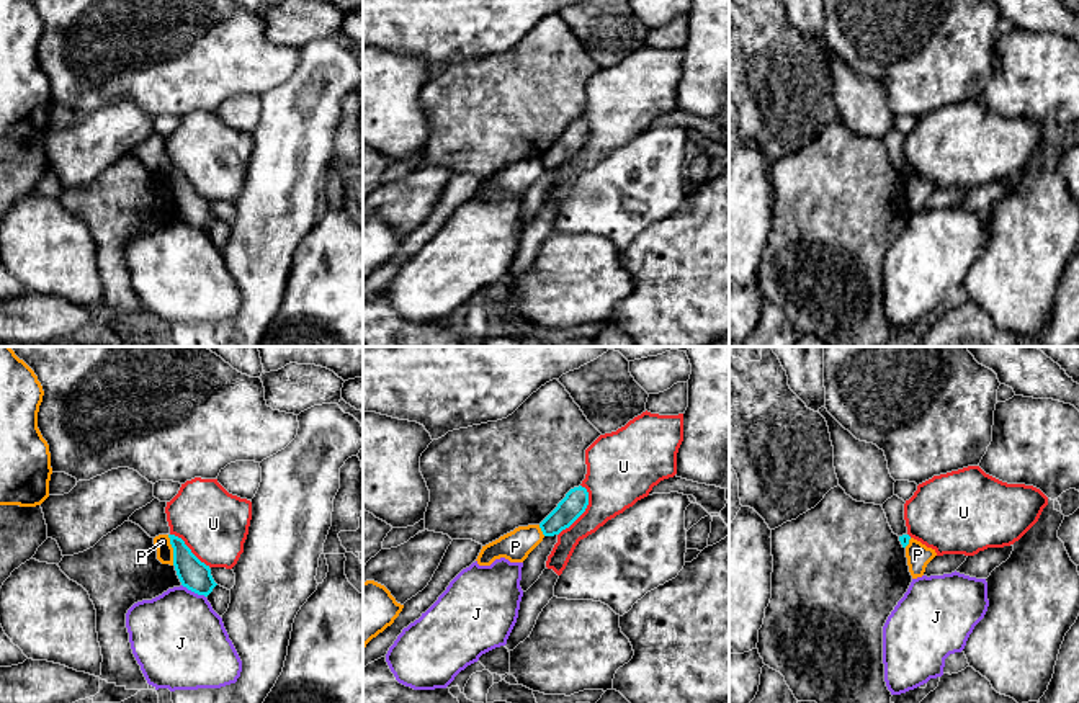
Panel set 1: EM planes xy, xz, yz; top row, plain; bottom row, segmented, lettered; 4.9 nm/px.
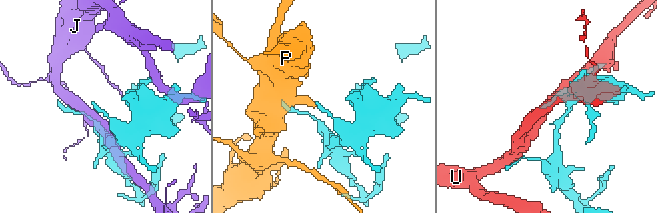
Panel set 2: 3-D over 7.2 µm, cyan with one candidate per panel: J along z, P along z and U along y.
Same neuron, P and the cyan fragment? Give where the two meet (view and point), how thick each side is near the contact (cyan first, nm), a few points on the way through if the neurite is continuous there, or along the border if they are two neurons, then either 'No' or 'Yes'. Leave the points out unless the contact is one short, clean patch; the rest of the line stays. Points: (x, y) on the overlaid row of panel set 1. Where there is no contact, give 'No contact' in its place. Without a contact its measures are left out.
Touches cyan at xy (174, 550). Thickness 150 nm (cyan) against 80 nm. Boundary: xy (167, 535), (172, 545), (174, 564). No

